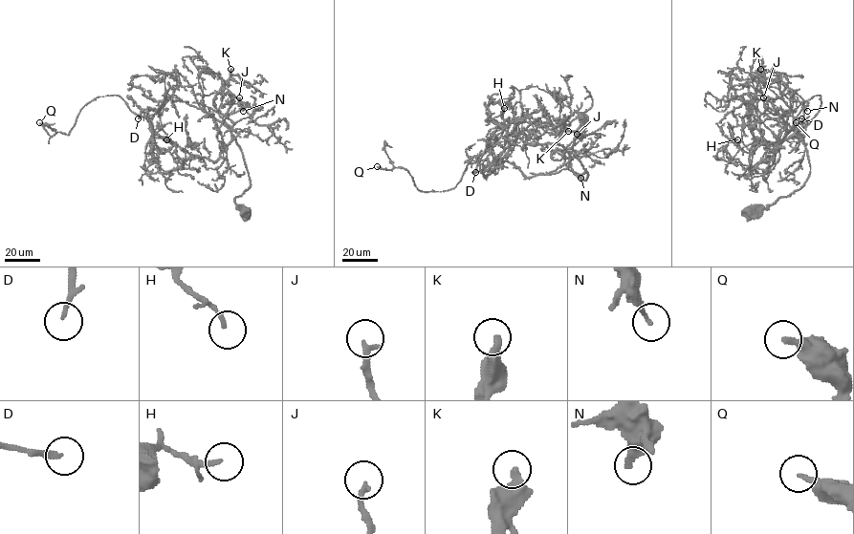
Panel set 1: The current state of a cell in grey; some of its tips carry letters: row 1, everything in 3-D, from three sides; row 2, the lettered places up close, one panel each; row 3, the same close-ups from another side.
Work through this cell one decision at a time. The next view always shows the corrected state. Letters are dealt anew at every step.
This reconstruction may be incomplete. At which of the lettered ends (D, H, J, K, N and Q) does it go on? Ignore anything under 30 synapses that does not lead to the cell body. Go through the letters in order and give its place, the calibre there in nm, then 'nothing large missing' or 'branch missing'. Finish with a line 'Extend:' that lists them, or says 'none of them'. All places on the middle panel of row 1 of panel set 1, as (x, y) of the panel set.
D: (475, 172) | 170 nm | branch missing
H: (504, 108) | 150 nm | nothing large missing
J: (577, 134) | 220 nm | nothing large missing
K: (568, 131) | 400 nm | nothing large missing
N: (580, 178) | 280 nm | branch missing
Q: (377, 166) | 280 nm | nothing large missing
Extend: D, N

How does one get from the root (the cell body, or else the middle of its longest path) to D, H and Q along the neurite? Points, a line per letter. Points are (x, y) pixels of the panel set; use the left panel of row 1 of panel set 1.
D: (245, 211), (234, 199), (251, 181), (233, 135), (212, 161), (156, 133), (151, 120), (160, 109), (138, 118)
H: (245, 211), (234, 199), (251, 181), (233, 135), (215, 161), (190, 155), (150, 126), (166, 139)
Q: (245, 211), (236, 139), (187, 101), (138, 116), (120, 96), (99, 96), (68, 135), (39, 122)

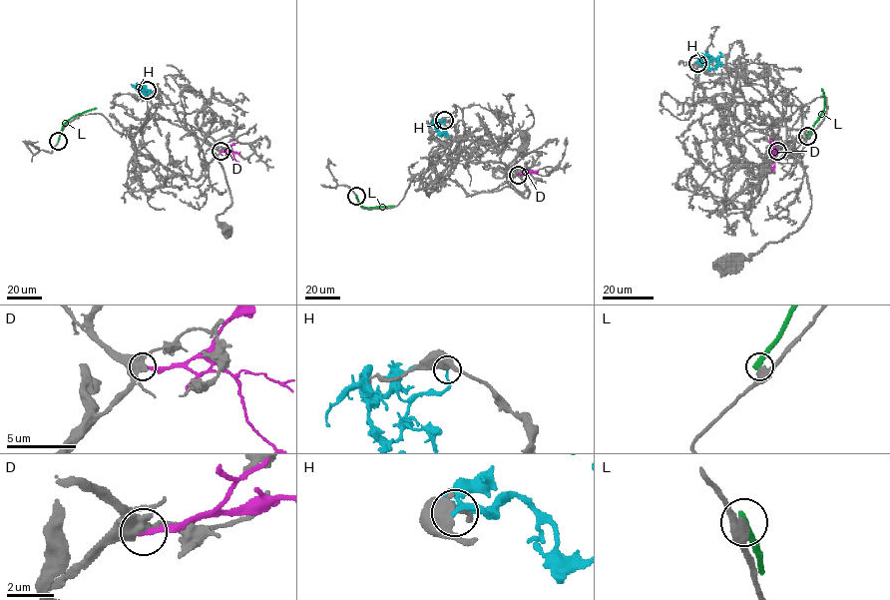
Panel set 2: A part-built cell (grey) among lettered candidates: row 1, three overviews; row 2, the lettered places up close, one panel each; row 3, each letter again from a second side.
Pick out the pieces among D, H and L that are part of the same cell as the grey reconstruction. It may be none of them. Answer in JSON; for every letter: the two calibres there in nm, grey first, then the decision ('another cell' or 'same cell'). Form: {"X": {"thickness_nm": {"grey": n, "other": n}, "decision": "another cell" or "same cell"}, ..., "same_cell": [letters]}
{"D": {"thickness_nm": {"grey": 500, "other": 240}, "decision": "another cell"}, "H": {"thickness_nm": {"grey": 700, "other": 190}, "decision": "another cell"}, "L": {"thickness_nm": {"grey": 400, "other": 360}, "decision": "another cell"}, "same_cell": []}

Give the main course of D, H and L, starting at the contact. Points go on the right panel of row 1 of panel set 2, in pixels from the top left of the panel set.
D: (777, 151), (774, 150), (772, 172)
H: (697, 63), (705, 62), (712, 68), (720, 56), (719, 52)
L: (807, 136), (825, 106), (821, 89)

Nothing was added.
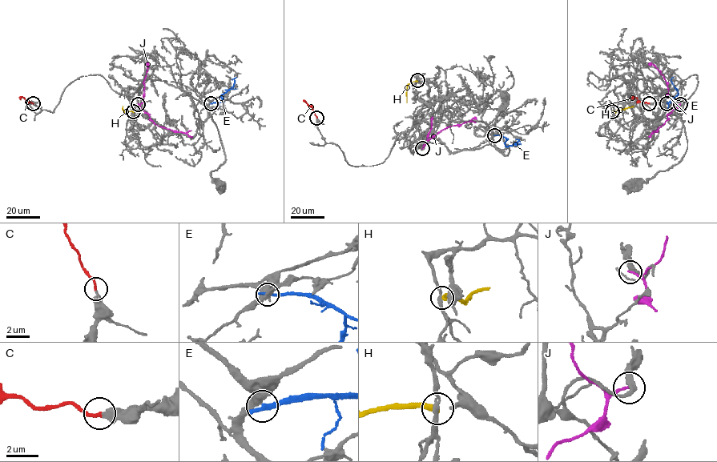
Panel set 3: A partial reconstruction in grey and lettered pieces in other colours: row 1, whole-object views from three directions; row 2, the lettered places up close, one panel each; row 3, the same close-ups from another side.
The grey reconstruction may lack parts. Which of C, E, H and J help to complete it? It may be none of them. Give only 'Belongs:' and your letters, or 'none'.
Belongs: C

